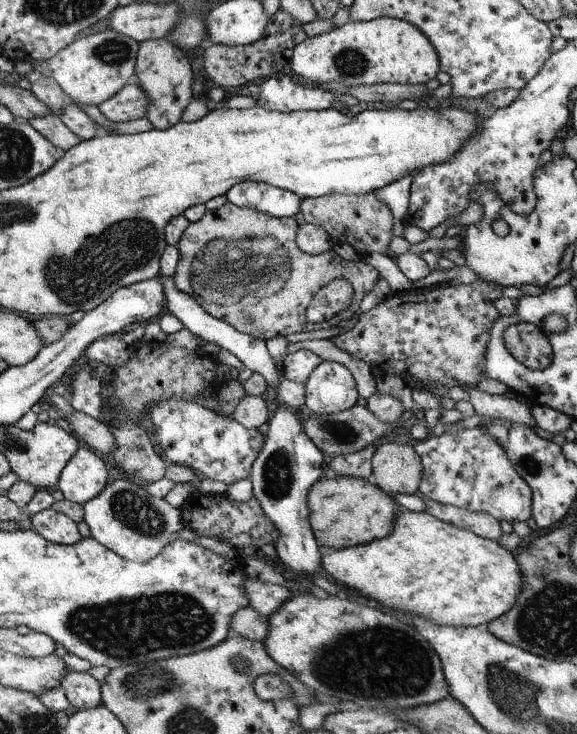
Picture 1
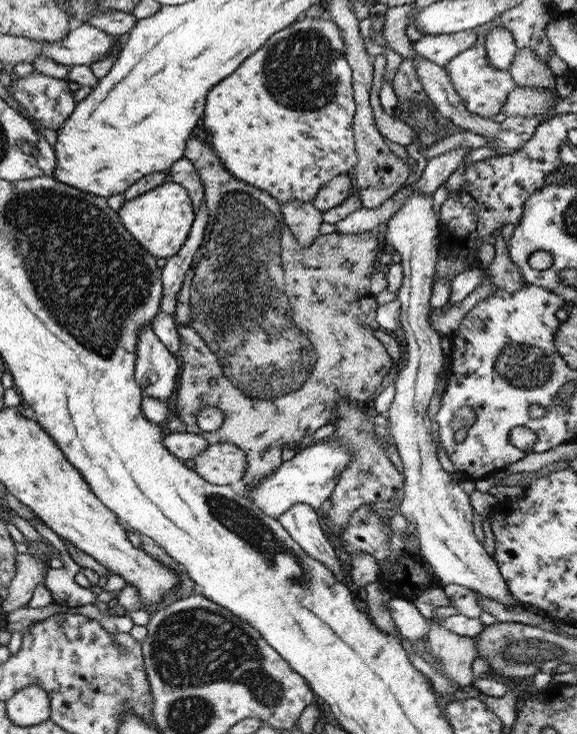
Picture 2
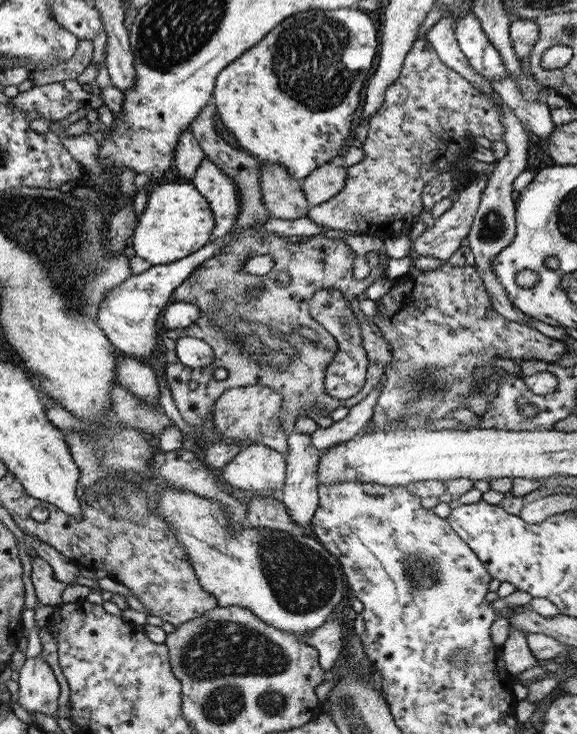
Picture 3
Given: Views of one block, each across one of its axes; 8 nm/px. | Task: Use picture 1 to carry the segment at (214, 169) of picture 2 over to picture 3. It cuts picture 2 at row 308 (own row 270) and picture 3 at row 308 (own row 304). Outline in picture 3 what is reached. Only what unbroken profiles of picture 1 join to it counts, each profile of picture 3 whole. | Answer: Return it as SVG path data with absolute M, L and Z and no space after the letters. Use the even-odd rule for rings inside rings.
M210 102L207 104L207 106L203 106L203 110L197 114L197 117L195 120L193 120L189 126L191 129L193 138L195 138L195 142L199 148L201 148L201 152L203 152L205 158L207 160L211 160L219 170L222 170L233 182L235 183L236 186L236 191L238 194L238 203L240 204L239 211L237 214L237 219L235 219L235 225L233 225L232 230L229 232L230 234L230 241L222 248L219 252L214 252L214 255L211 258L208 258L207 260L204 260L201 264L198 265L187 278L183 279L183 282L175 288L175 290L171 293L171 300L173 300L173 303L178 303L178 302L184 302L184 303L191 303L194 304L197 308L200 310L200 315L199 318L193 323L187 326L187 328L184 328L183 330L179 331L178 333L165 333L165 334L160 334L160 340L161 344L163 345L163 360L165 360L165 365L164 365L164 378L166 379L166 386L170 390L170 395L172 396L172 400L174 402L174 405L176 406L178 413L180 414L181 418L189 424L189 426L192 426L193 428L202 428L203 420L204 418L209 414L215 414L215 411L211 412L211 406L216 403L216 399L221 396L223 392L227 392L228 389L233 389L235 387L242 387L242 386L249 386L249 385L254 385L257 384L257 378L259 378L259 374L263 372L263 384L265 382L269 382L269 386L273 386L273 388L276 391L280 392L281 400L282 400L282 405L280 408L280 416L278 416L278 419L280 420L280 423L282 424L282 427L284 428L285 434L292 433L295 431L293 429L293 424L295 422L295 419L297 418L297 415L305 415L305 412L307 410L310 410L315 412L318 415L323 415L323 414L328 414L331 412L334 408L337 408L337 406L345 406L348 409L351 408L354 404L357 404L360 400L363 400L368 394L369 391L378 383L378 380L382 377L383 371L384 371L384 366L389 364L391 362L391 347L390 344L381 336L381 333L377 330L377 327L372 323L371 320L369 320L369 317L365 316L359 309L358 307L358 302L361 299L361 294L363 294L364 290L373 282L376 281L379 278L379 273L380 273L380 268L378 267L378 258L377 258L377 252L375 251L370 251L365 253L365 260L367 261L367 264L370 268L369 273L367 276L361 280L356 280L353 277L353 272L351 271L351 266L353 266L353 260L355 260L355 253L345 245L342 239L329 239L327 237L322 237L322 236L312 236L309 241L302 242L298 241L296 243L290 243L287 241L287 237L279 236L278 234L270 234L270 232L264 232L264 230L261 229L261 224L265 222L265 220L269 220L269 214L267 213L267 210L264 207L264 204L262 203L262 198L261 198L261 193L259 192L259 169L260 166L257 164L253 158L251 158L246 152L243 152L241 149L235 149L229 146L223 138L215 131L215 126L213 126L213 116L215 116L215 106ZM259 254L267 254L267 256L270 256L273 260L273 267L270 269L268 273L262 276L256 276L256 275L250 275L249 273L245 273L245 271L241 270L241 262L243 260L247 260L248 258L253 258L253 256L259 256ZM279 272L285 272L287 276L289 276L289 284L287 286L280 286L280 285L275 285L275 280L277 280L277 274ZM248 288L254 288L254 289L259 289L260 294L257 296L248 296ZM323 289L333 289L333 290L338 290L341 292L341 295L345 297L345 301L347 301L347 305L349 305L349 309L353 312L353 317L356 318L357 321L357 327L359 327L360 330L360 343L361 346L364 348L364 352L366 355L366 360L367 360L367 370L366 370L366 375L365 375L365 382L363 383L363 386L360 388L360 392L358 396L353 396L351 398L346 398L343 400L339 400L333 397L330 397L324 389L324 374L325 374L325 369L329 366L329 362L333 359L333 356L335 355L335 352L337 350L337 343L336 340L327 332L323 326L321 326L318 322L315 322L311 318L311 315L309 314L308 311L308 300L312 297L312 294L314 292L317 292L318 290L323 290ZM298 326L307 326L309 328L312 328L315 330L315 332L318 334L317 340L314 342L308 341L307 339L303 339L303 337L300 337L296 333L293 332L293 329L298 327ZM184 336L190 336L193 338L198 338L199 340L203 340L203 342L206 342L213 350L213 362L209 364L209 368L201 368L201 369L192 369L189 368L179 361L177 359L176 353L174 351L174 346L175 346L175 341L179 337L184 337ZM257 362L265 362L265 364L273 364L271 366L271 370L275 370L275 372L271 372L271 370L267 370L265 366L259 366ZM212 368L224 368L226 370L226 377L222 381L216 381L212 377Z

